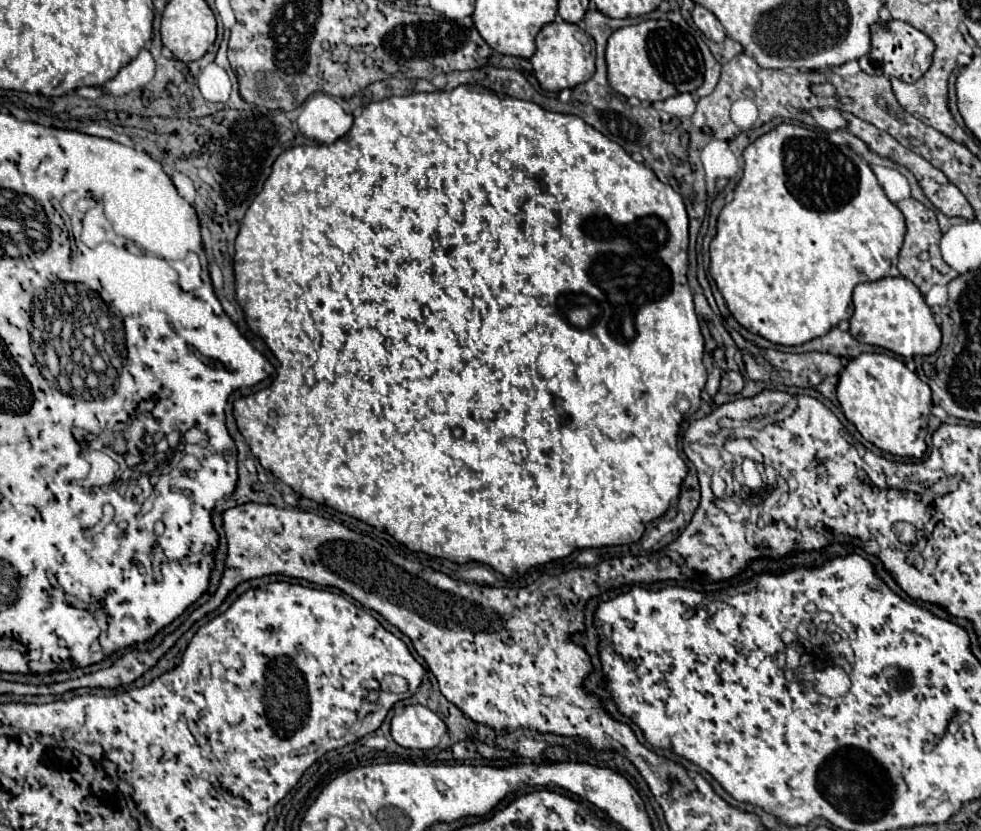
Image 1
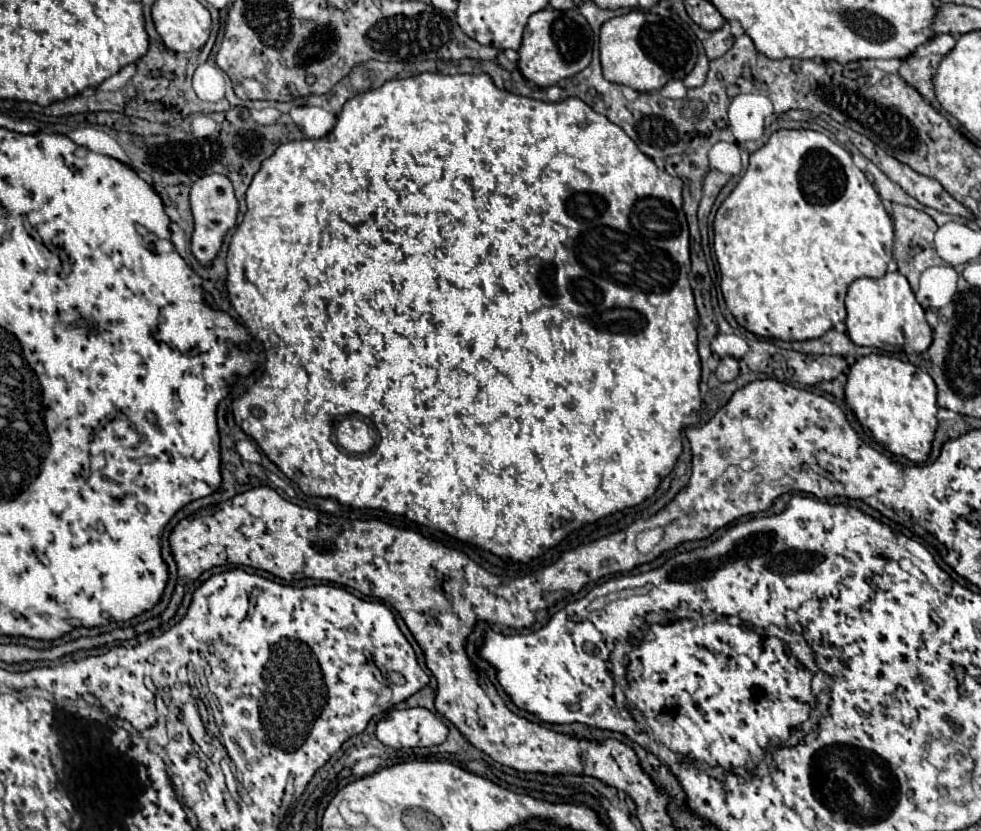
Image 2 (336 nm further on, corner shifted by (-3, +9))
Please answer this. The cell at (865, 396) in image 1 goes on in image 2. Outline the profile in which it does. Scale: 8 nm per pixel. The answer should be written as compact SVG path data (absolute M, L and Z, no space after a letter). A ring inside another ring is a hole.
M886 354L862 356L848 372L846 404L854 410L860 424L870 428L874 438L892 454L912 462L924 462L928 458L938 426L936 384L928 372Z

